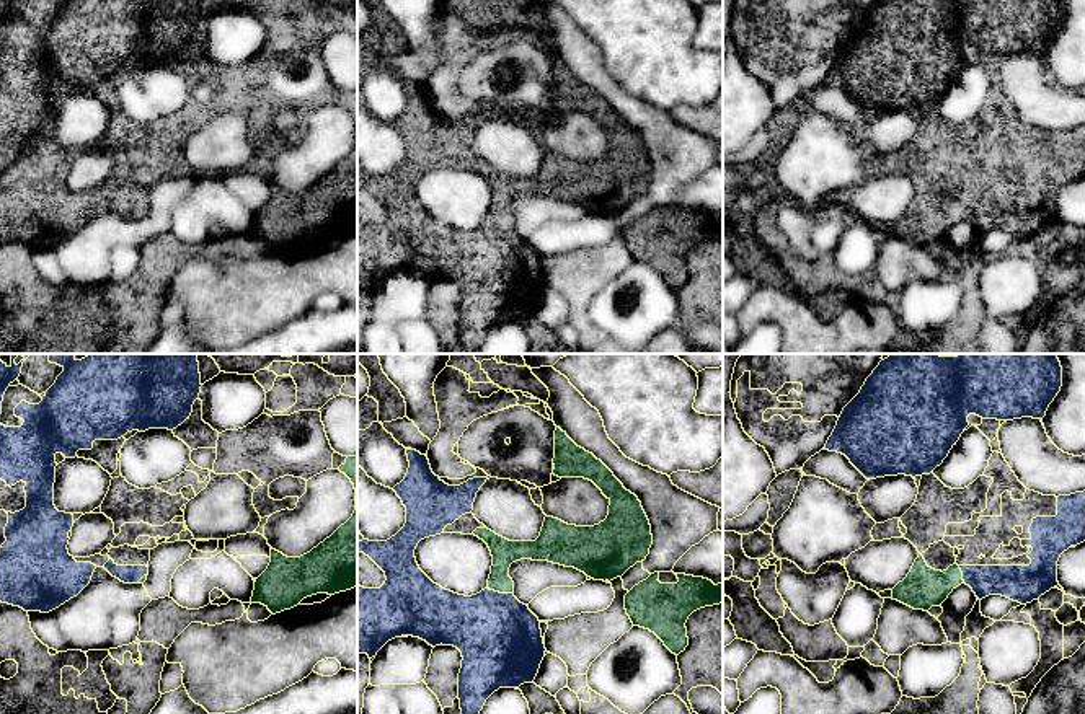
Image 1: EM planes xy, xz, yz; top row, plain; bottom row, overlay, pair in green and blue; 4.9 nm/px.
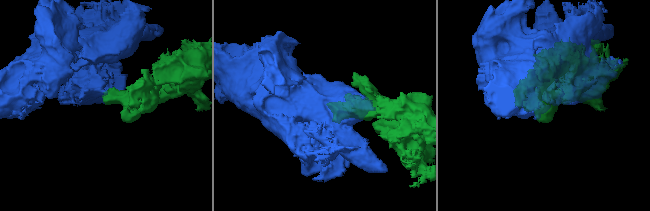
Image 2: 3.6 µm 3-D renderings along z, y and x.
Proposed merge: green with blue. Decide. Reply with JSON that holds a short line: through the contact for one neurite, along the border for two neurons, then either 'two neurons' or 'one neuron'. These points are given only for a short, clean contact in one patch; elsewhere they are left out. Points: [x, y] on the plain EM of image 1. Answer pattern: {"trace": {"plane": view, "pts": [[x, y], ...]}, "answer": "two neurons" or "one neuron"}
{"trace": {"plane": "xz", "pts": [[504, 188], [500, 202], [500, 227], [500, 273]]}, "answer": "one neuron"}

